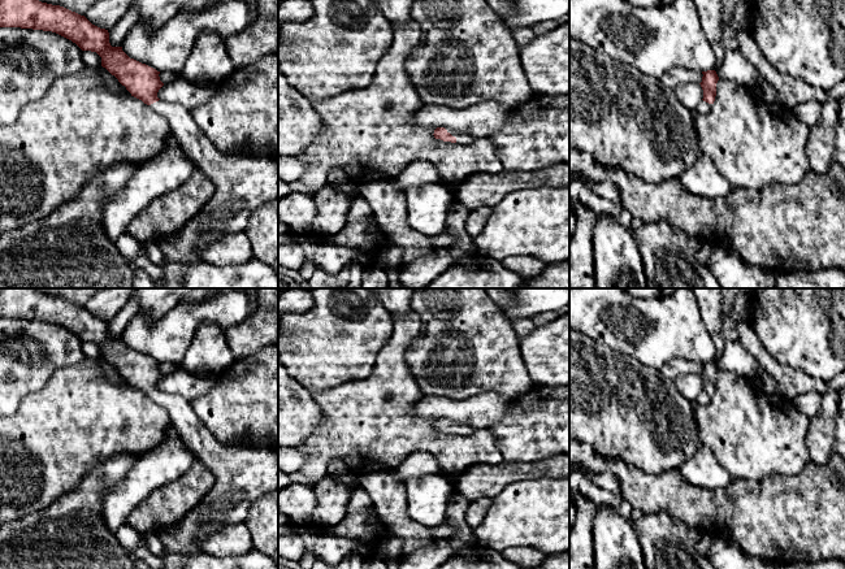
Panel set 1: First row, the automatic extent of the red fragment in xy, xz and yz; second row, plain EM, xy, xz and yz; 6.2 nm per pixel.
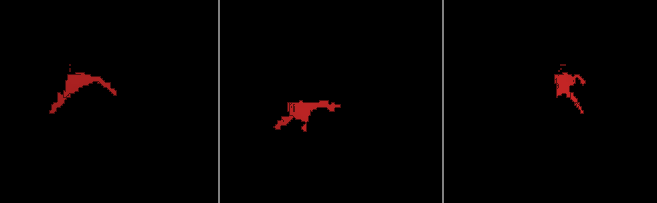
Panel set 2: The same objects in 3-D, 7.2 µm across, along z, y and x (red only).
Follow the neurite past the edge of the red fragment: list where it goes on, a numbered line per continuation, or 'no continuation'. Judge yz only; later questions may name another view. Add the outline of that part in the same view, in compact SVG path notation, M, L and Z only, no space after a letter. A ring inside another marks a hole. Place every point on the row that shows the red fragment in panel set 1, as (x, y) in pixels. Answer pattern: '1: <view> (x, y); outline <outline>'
1: yz (703, 107); outline M702 100L702 101L698 104L698 107L697 107L697 109L694 110L694 113L706 114L706 113L710 112L711 107L712 107L712 104L708 104L708 103L706 103L706 101Z

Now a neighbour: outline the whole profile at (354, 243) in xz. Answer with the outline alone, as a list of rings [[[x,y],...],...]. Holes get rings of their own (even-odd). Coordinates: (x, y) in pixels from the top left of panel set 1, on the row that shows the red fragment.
[[[373,216],[347,221],[337,234],[326,236],[291,231],[278,234],[278,266],[299,270],[306,262],[313,262],[330,275],[351,264],[369,269],[381,255],[378,242],[369,231],[372,222]]]

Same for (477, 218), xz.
[[[480,207],[469,212],[465,221],[465,233],[472,238],[477,238],[485,229],[493,208]]]

